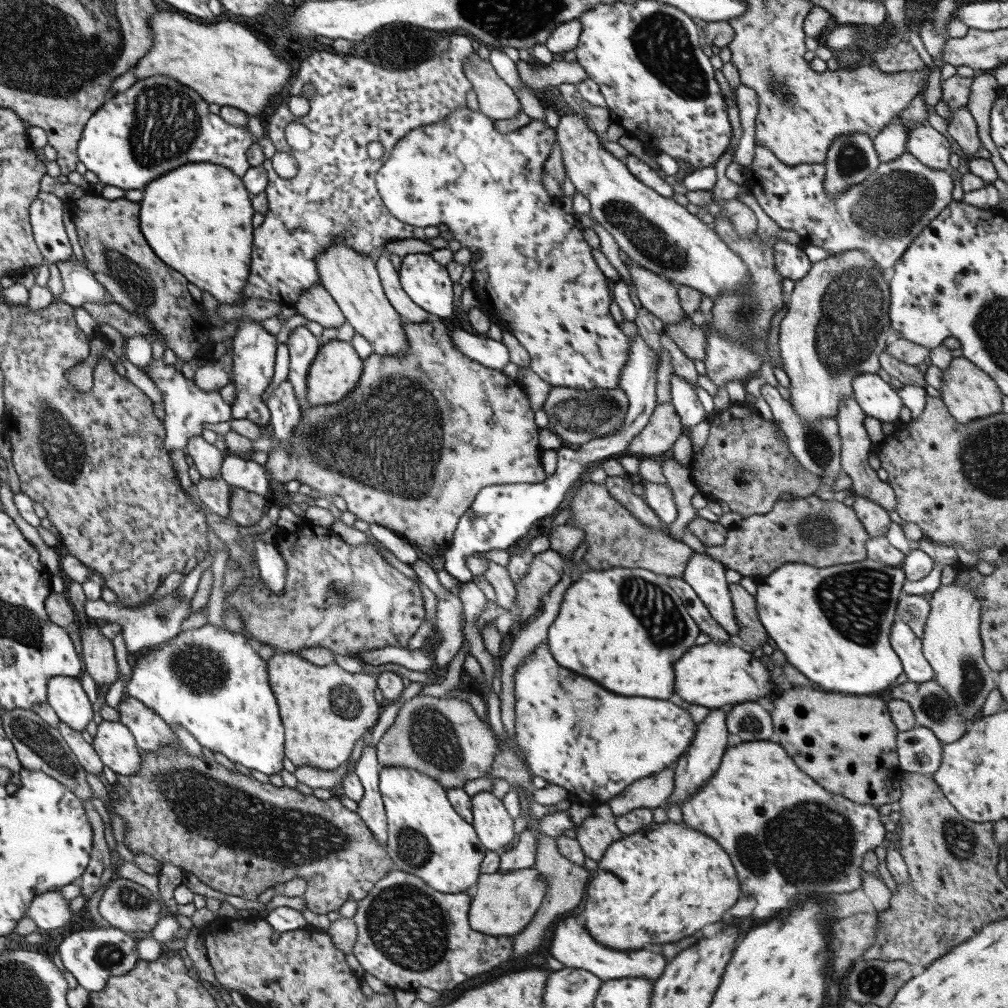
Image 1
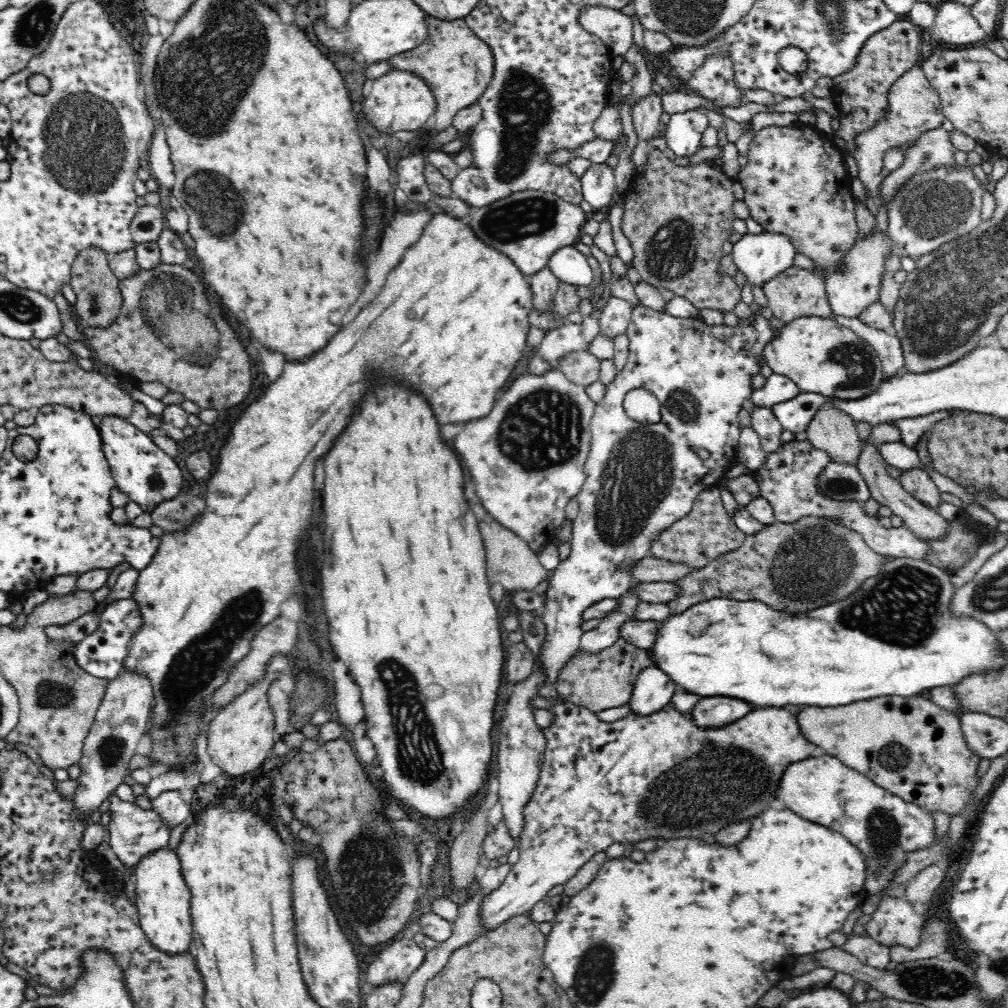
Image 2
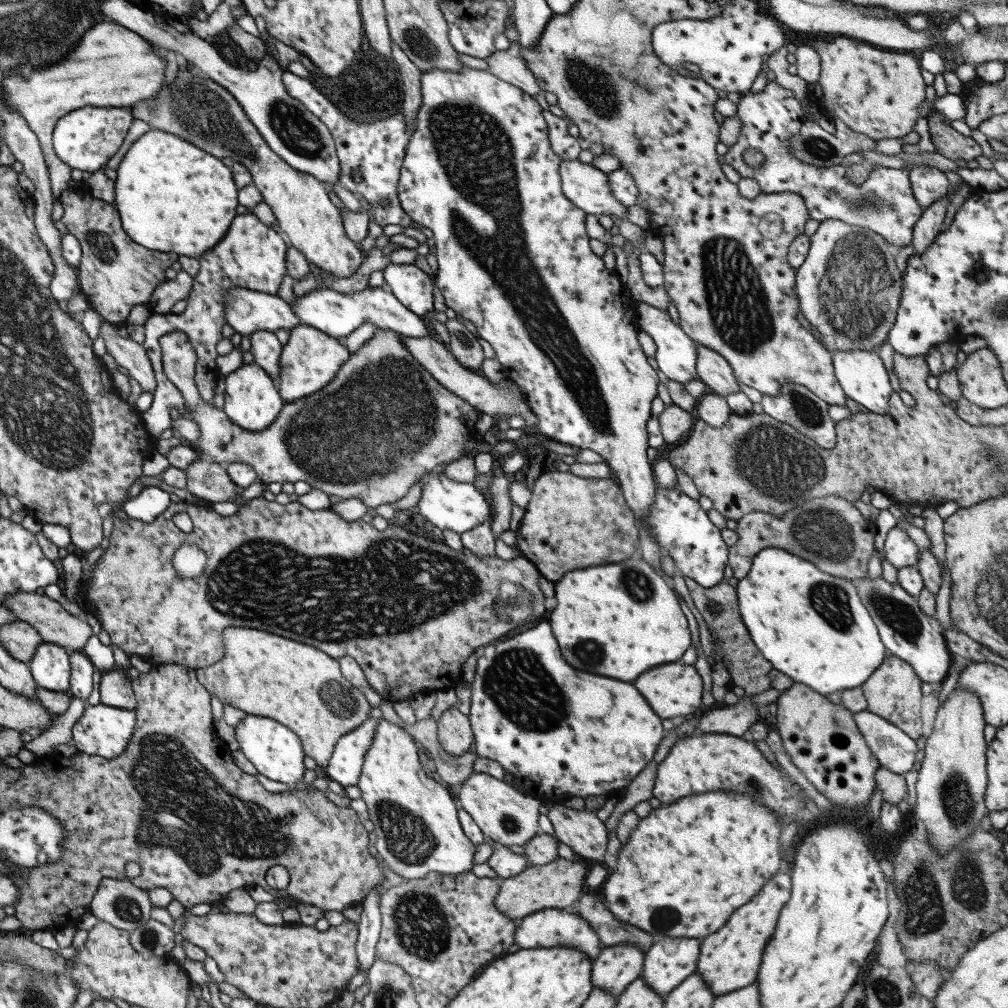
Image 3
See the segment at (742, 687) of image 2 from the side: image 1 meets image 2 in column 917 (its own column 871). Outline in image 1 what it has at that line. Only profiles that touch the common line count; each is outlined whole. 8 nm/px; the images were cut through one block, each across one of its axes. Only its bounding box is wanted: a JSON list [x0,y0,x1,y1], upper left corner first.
[755,560,907,696]

